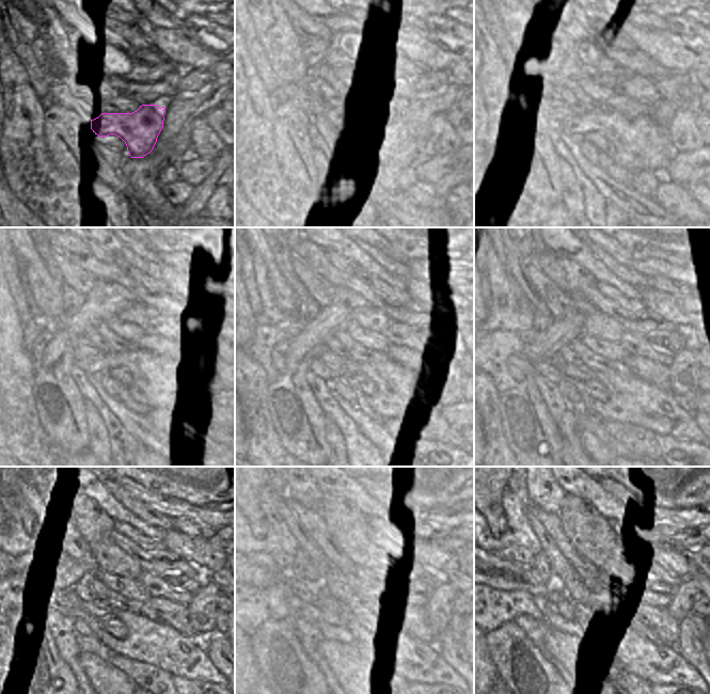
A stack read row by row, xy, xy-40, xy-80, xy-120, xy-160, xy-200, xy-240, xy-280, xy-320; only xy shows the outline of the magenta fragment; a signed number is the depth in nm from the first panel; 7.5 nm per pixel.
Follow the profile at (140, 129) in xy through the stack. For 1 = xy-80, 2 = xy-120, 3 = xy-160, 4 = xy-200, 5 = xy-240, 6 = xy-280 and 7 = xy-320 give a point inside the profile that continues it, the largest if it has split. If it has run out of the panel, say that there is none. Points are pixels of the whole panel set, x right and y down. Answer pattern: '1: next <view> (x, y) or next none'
1: next xy-80 (638, 144)
2: next xy-120 (163, 383)
3: next xy-160 (399, 393)
4: next xy-200 (630, 399)
5: next xy-240 (156, 643)
6: next xy-280 (390, 644)
7: next xy-320 (628, 646)

